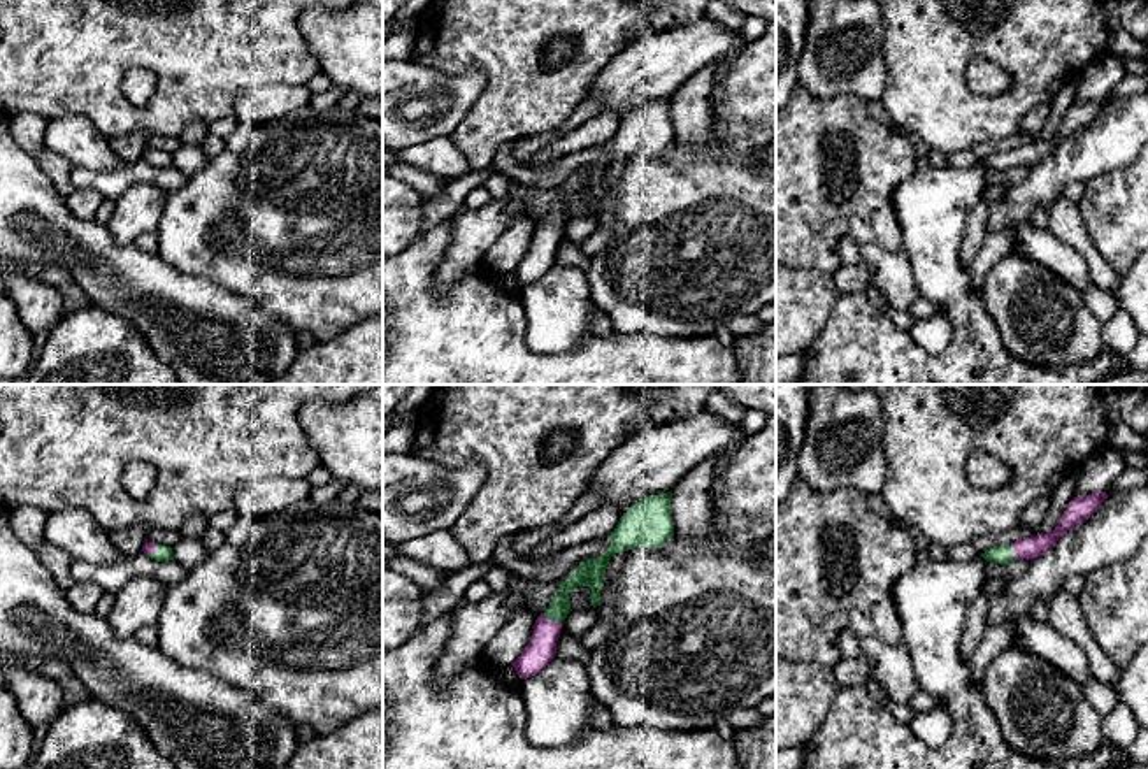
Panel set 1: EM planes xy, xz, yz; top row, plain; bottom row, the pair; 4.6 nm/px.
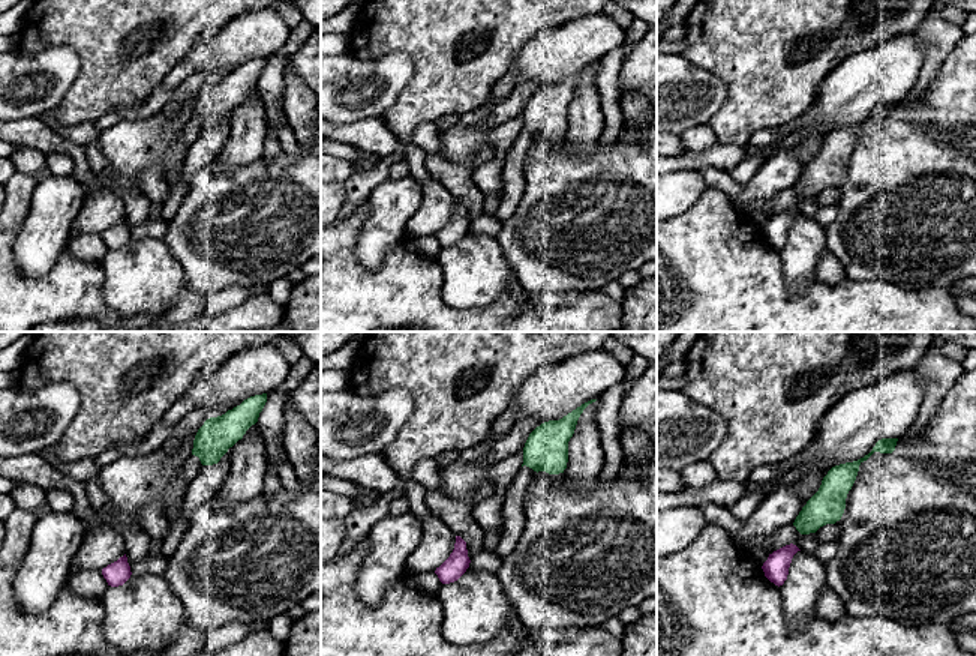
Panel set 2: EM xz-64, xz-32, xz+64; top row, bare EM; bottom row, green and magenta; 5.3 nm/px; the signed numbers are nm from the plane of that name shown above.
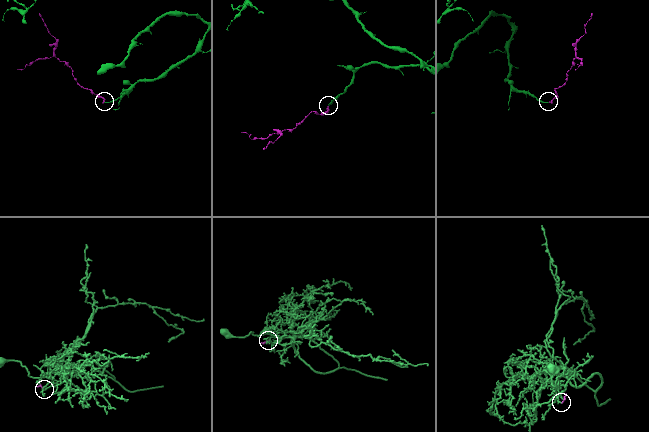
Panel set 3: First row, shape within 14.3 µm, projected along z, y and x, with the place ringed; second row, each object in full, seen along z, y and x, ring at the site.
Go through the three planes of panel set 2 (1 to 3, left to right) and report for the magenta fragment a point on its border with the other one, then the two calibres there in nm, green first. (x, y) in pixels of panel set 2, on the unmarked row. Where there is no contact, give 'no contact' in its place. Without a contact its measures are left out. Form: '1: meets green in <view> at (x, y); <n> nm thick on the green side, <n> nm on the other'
1: no contact
2: no contact
3: no contact

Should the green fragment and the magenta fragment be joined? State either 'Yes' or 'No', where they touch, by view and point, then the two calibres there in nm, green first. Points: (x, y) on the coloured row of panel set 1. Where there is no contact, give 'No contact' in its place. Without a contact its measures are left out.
Yes. Touches green at xz (552, 620). Thickness 100 nm (green) against 140 nm

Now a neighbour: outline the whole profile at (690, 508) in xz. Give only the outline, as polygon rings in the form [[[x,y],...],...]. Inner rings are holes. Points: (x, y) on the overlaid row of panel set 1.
[[[734,427],[728,444],[718,453],[702,460],[672,490],[671,516],[674,535],[702,548],[711,535],[711,481],[721,453],[732,451],[744,435]]]

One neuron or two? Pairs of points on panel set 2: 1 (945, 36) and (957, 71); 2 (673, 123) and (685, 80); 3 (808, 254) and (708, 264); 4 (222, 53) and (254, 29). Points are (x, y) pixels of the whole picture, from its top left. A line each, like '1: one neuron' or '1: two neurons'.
1: two neurons
2: one neuron
3: two neurons
4: one neuron

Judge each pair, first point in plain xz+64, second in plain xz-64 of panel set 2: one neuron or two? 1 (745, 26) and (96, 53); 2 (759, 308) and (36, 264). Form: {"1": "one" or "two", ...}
{"1": "one", "2": "two"}

